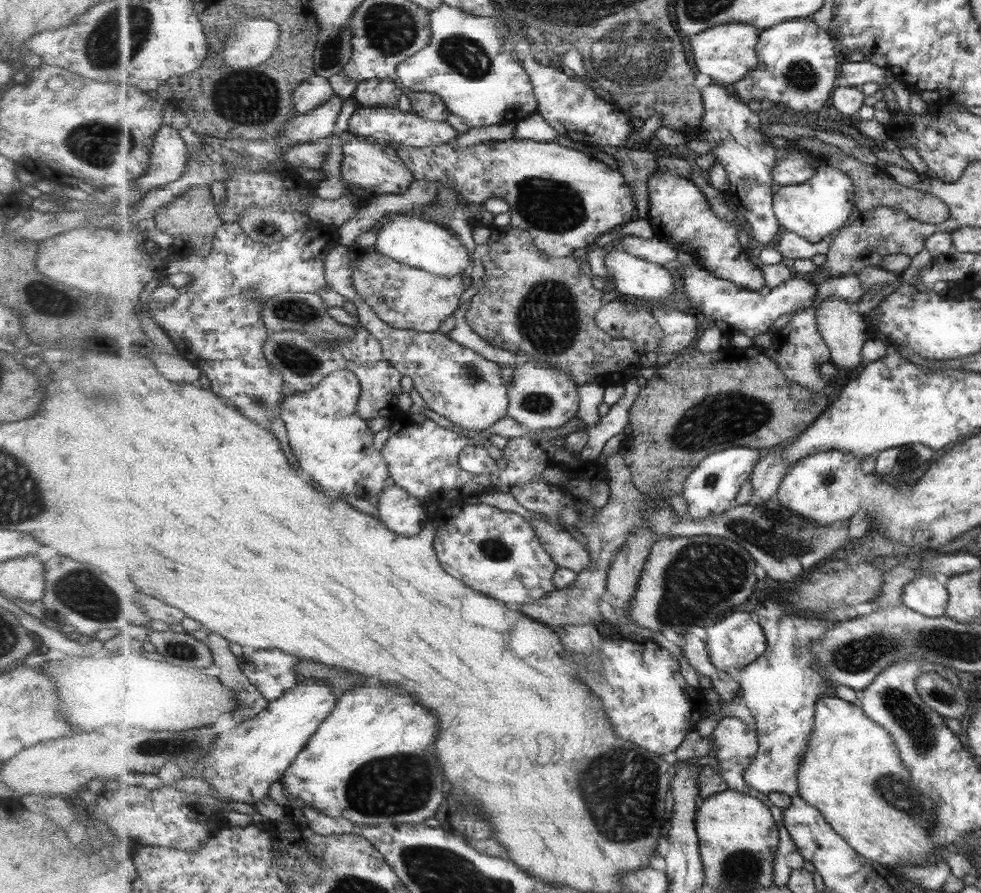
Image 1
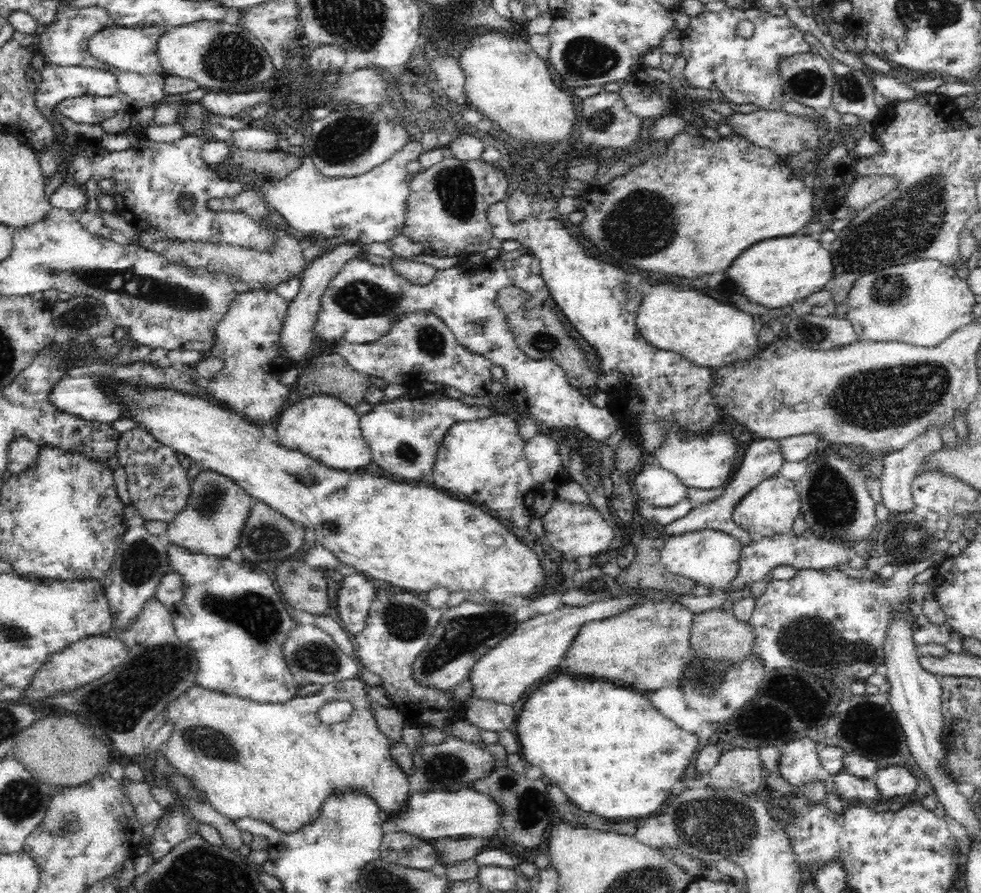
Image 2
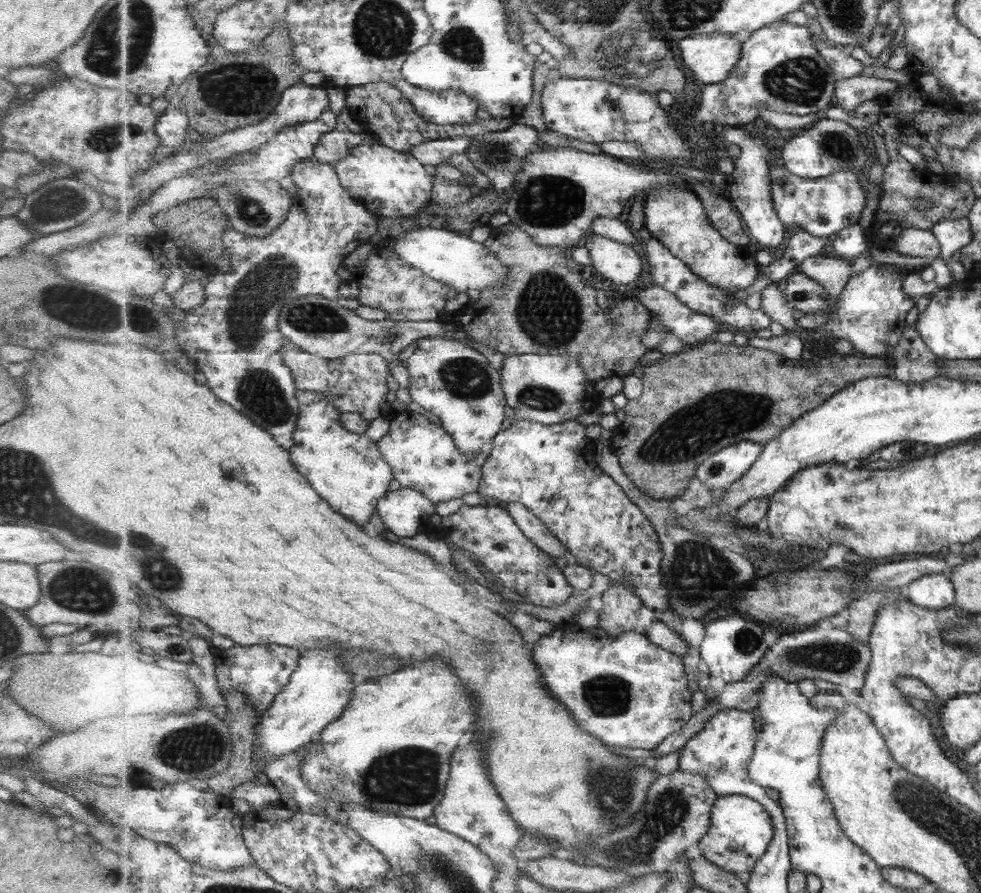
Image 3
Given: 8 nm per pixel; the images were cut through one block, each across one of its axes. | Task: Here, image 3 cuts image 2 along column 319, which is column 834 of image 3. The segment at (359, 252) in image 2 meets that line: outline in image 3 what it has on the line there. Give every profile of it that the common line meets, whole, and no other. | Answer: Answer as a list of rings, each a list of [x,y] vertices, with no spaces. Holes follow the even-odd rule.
[[[815,256],[804,260],[801,272],[823,284],[829,292],[829,306],[836,306],[839,294],[853,276],[853,261],[837,256]]]

